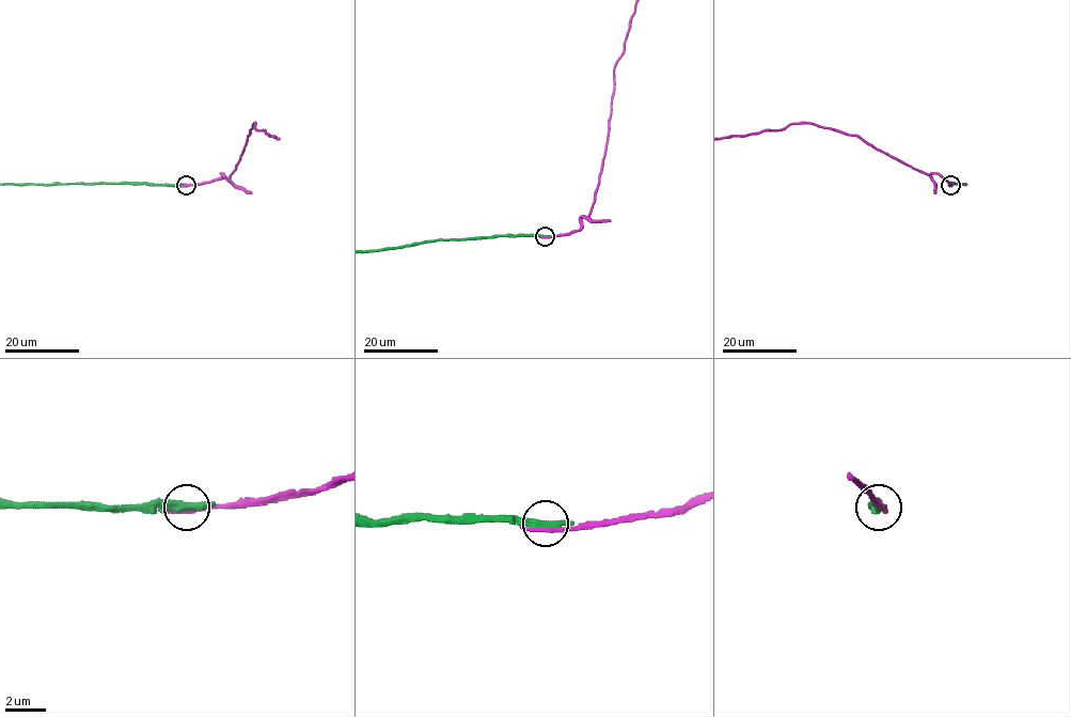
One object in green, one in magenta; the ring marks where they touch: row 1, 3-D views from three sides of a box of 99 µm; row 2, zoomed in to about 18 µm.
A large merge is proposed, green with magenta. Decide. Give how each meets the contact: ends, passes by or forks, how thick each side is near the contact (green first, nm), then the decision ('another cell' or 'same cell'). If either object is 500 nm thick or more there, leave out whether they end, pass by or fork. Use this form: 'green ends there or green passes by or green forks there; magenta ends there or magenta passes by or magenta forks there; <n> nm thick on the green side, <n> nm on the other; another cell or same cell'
green passes by; magenta passes by; 300 nm thick on the green side, 240 nm on the other; another cell

